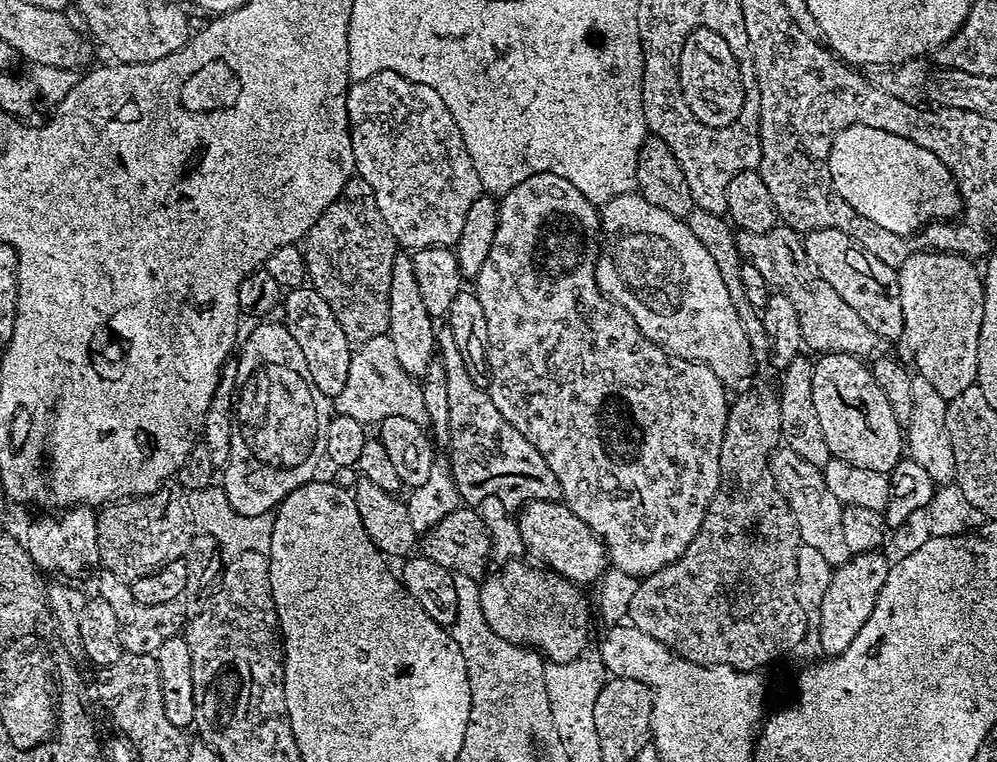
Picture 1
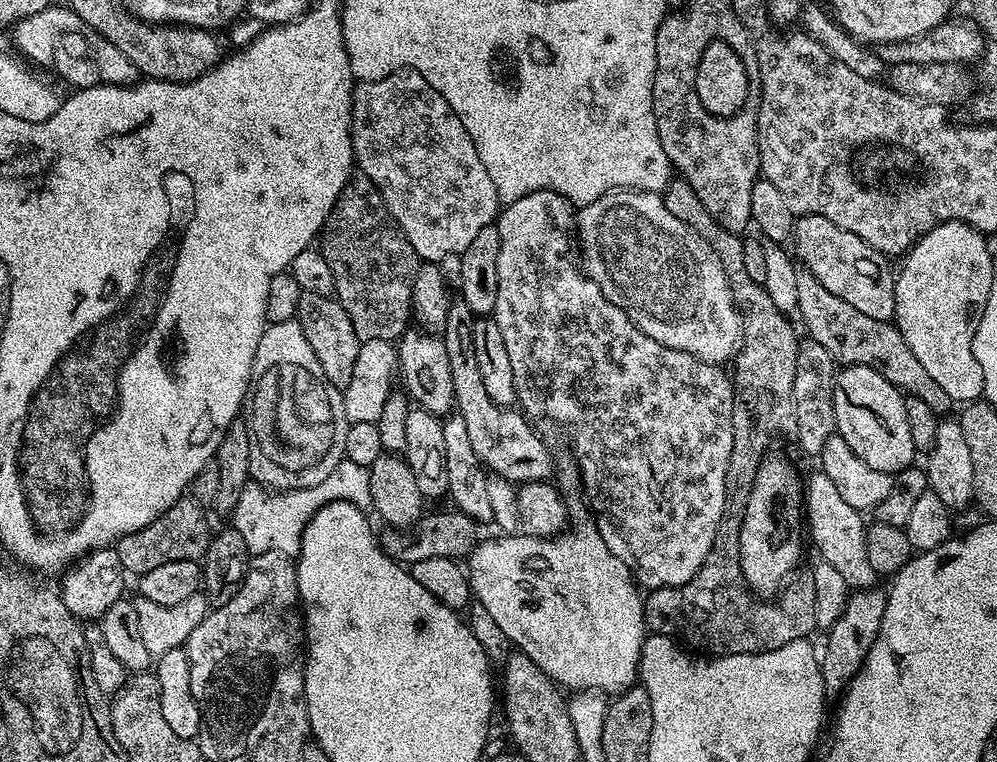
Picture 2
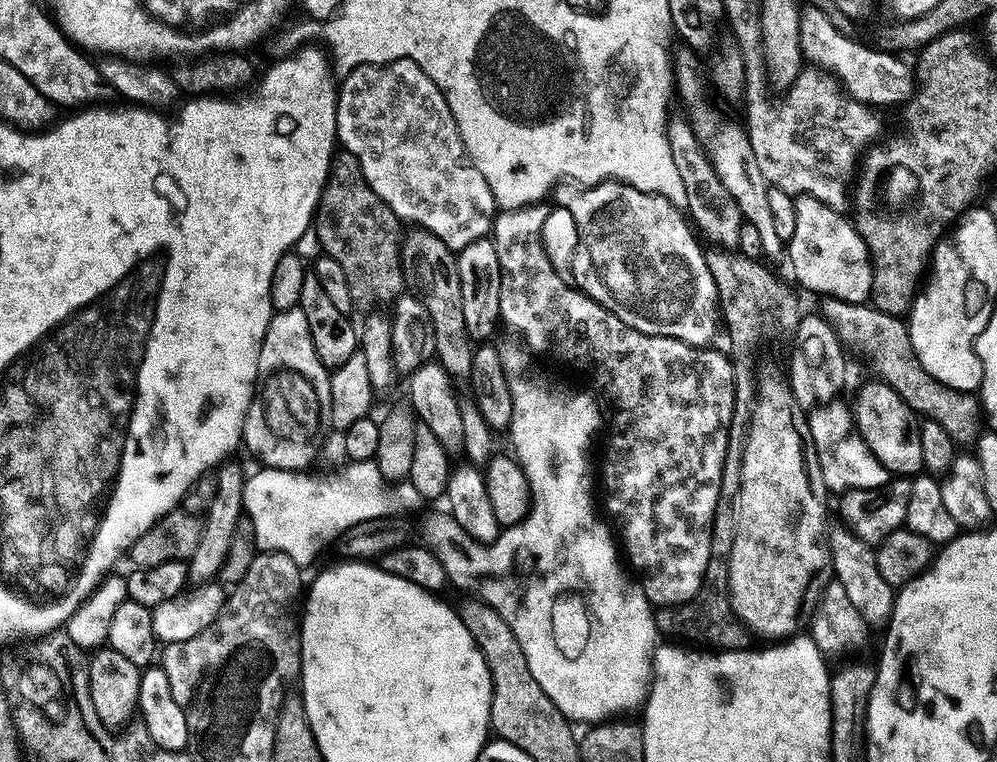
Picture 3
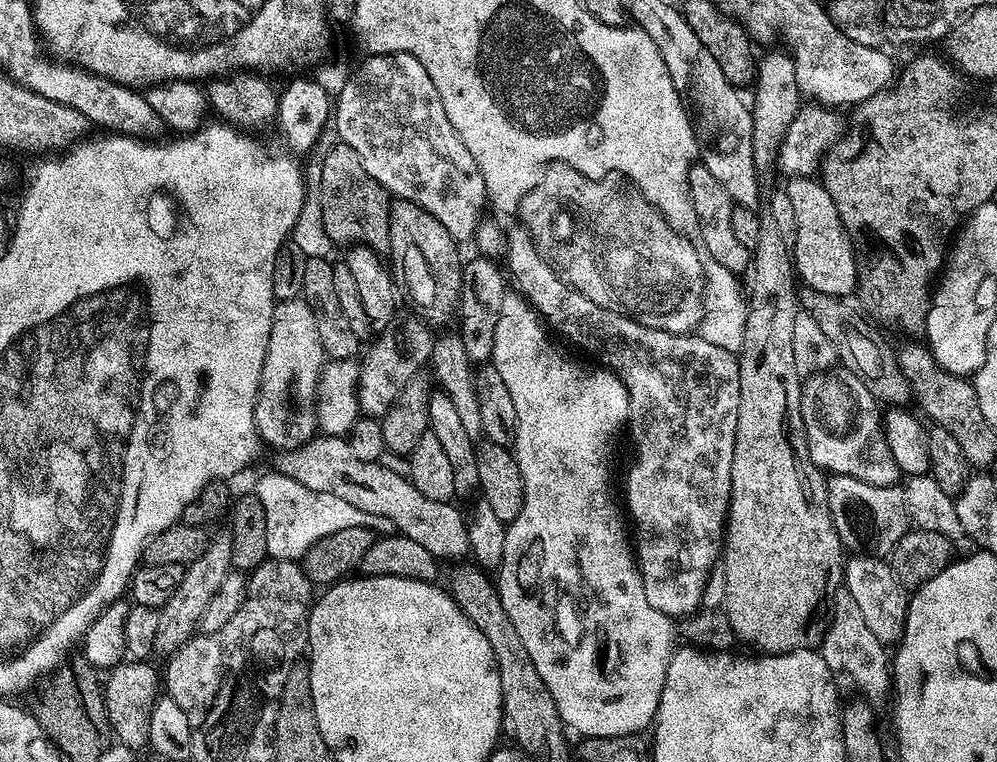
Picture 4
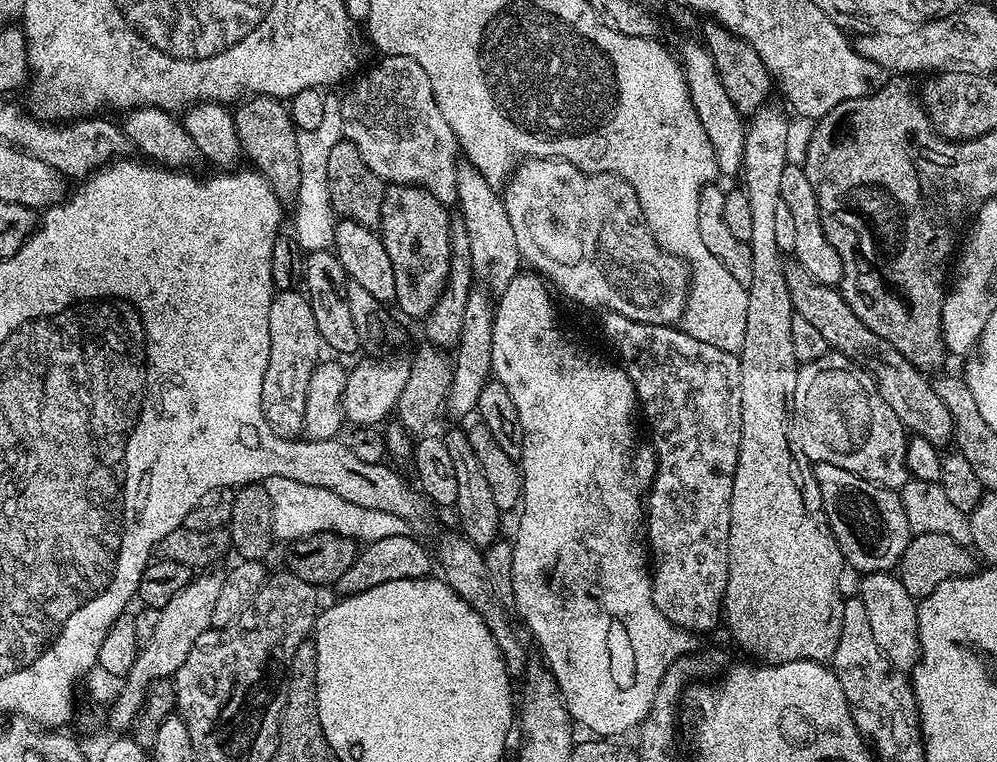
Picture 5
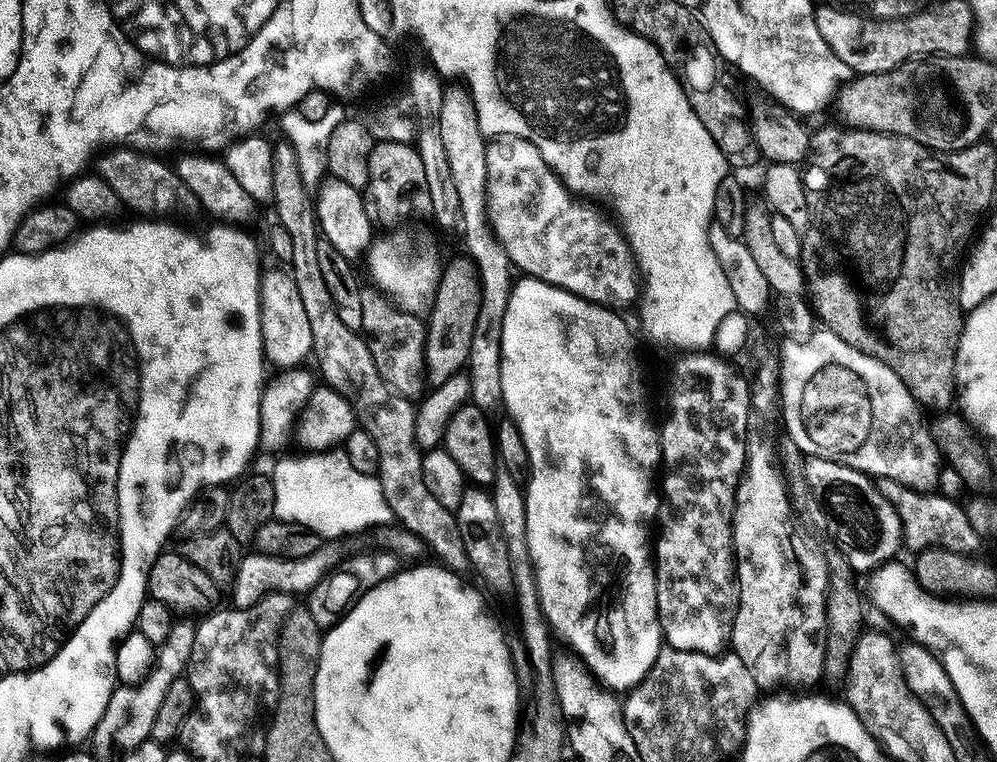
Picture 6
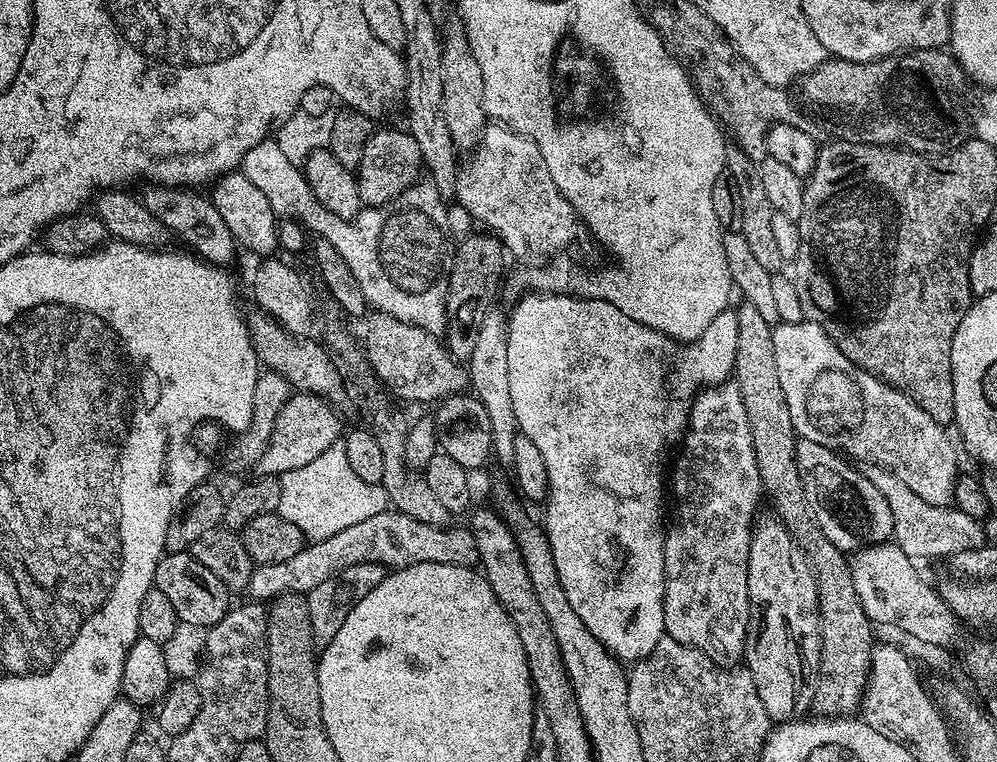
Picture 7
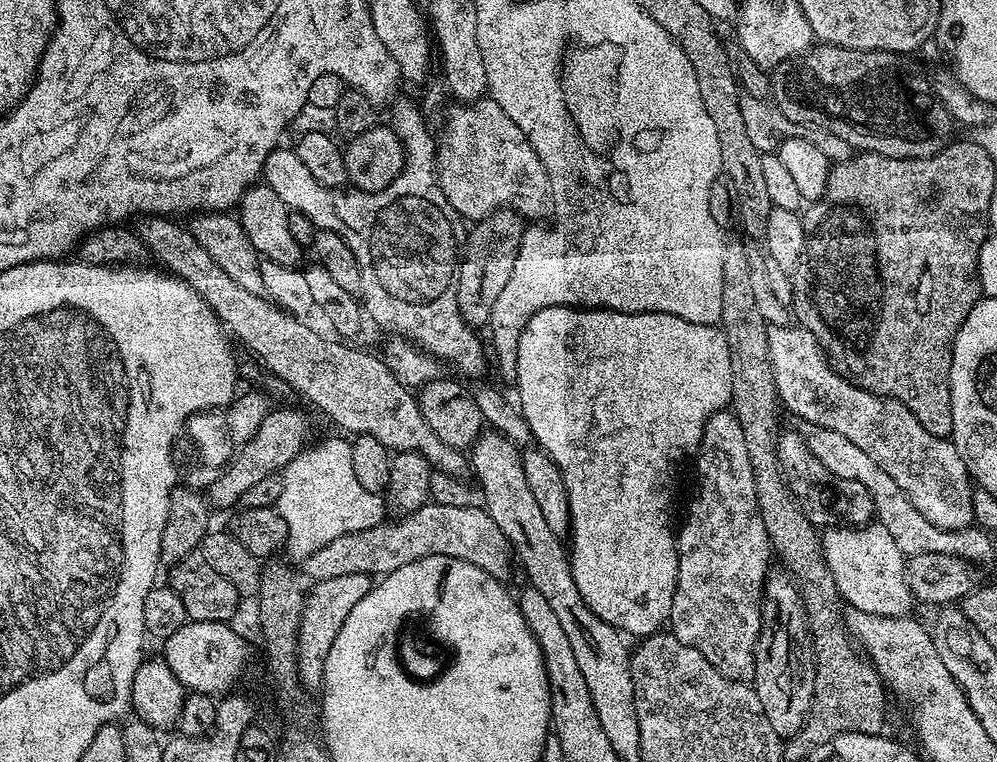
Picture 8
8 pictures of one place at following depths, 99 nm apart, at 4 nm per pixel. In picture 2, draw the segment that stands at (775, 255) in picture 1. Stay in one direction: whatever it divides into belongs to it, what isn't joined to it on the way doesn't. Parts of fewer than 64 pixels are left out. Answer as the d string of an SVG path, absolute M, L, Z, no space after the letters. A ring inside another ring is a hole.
M801 275L797 290L798 316L799 319L804 319L804 328L808 331L805 333L814 342L818 342L818 346L822 346L822 350L826 350L826 354L830 354L837 365L870 366L901 392L926 402L926 406L937 414L944 414L948 407L953 407L954 401L946 394L946 390L942 390L942 386L938 386L938 382L934 382L934 378L926 374L922 362L914 358L906 338L895 323L870 318L870 314L854 310L850 302L842 302L842 298L830 294L830 290L826 290L813 276Z

